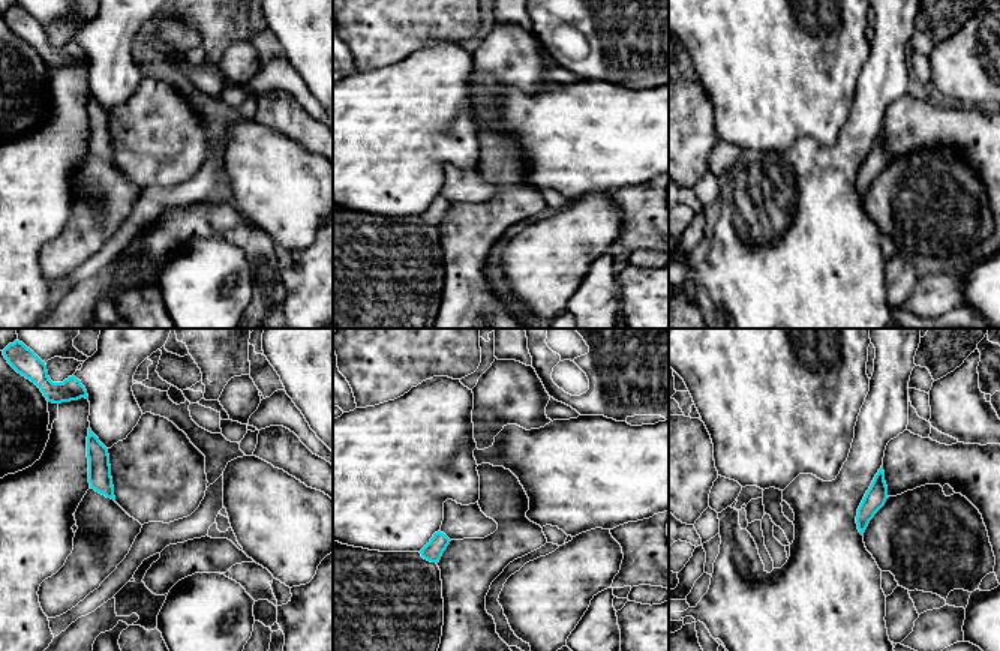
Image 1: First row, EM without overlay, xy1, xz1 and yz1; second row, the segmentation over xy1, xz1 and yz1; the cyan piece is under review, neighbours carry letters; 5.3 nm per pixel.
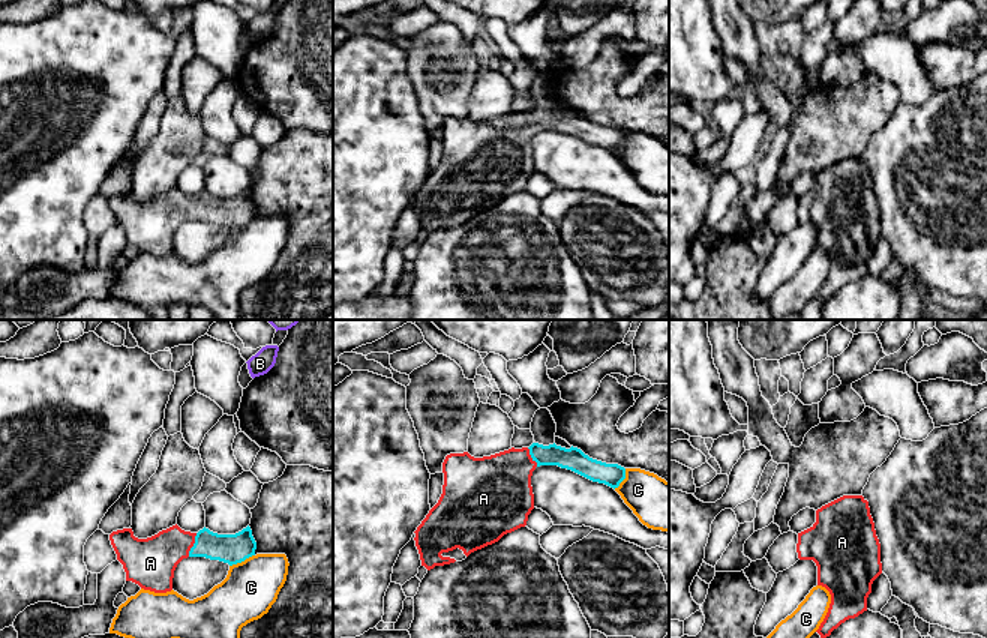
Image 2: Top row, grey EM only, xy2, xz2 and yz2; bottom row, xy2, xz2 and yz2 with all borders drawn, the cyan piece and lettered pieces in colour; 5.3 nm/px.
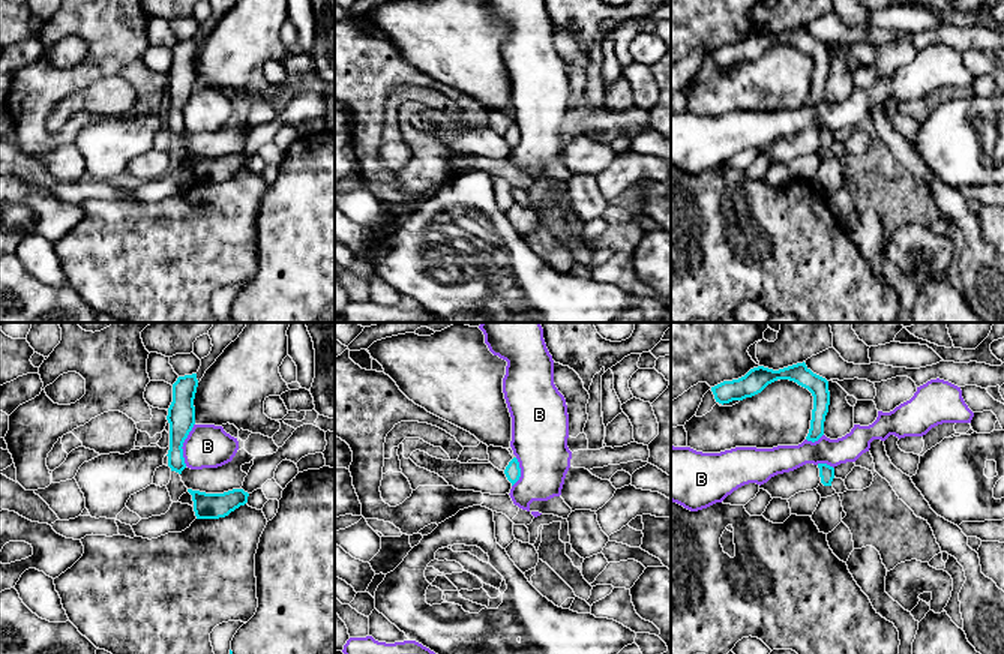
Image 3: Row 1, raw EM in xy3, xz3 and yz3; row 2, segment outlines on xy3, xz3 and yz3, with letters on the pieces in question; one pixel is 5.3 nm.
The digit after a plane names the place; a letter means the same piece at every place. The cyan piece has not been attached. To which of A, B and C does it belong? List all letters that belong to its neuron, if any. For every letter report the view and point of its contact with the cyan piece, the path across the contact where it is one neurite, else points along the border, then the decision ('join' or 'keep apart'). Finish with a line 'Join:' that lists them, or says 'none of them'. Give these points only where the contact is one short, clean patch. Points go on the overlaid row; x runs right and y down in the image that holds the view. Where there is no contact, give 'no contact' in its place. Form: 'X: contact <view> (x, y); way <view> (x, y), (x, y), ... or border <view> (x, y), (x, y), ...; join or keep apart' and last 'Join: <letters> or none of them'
A: contact xy2 (194, 545); way xy2 (230, 548), (194, 545), (171, 545), (150, 562); join
B: contact xy3 (182, 444); border xy3 (194, 423), (182, 447), (185, 465); keep apart
C: contact xy2 (242, 560); keep apart
Join: A

